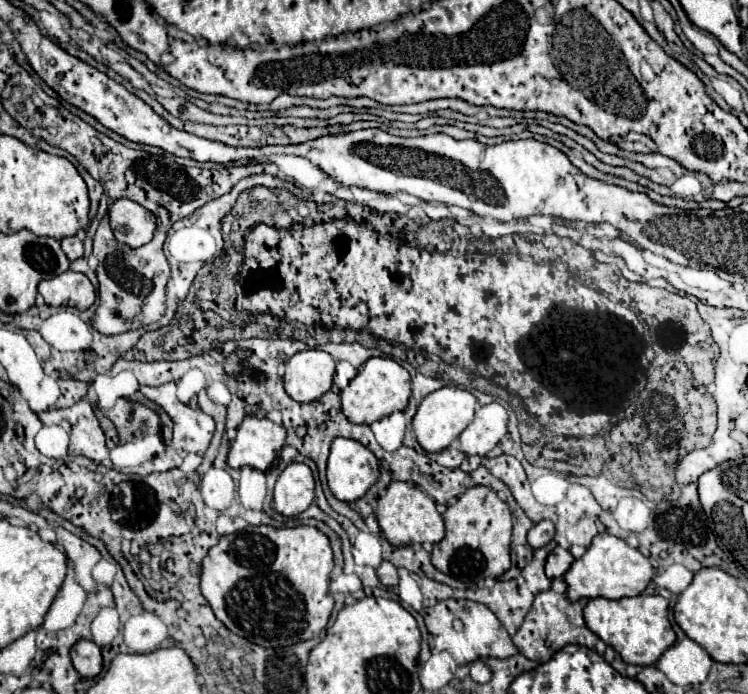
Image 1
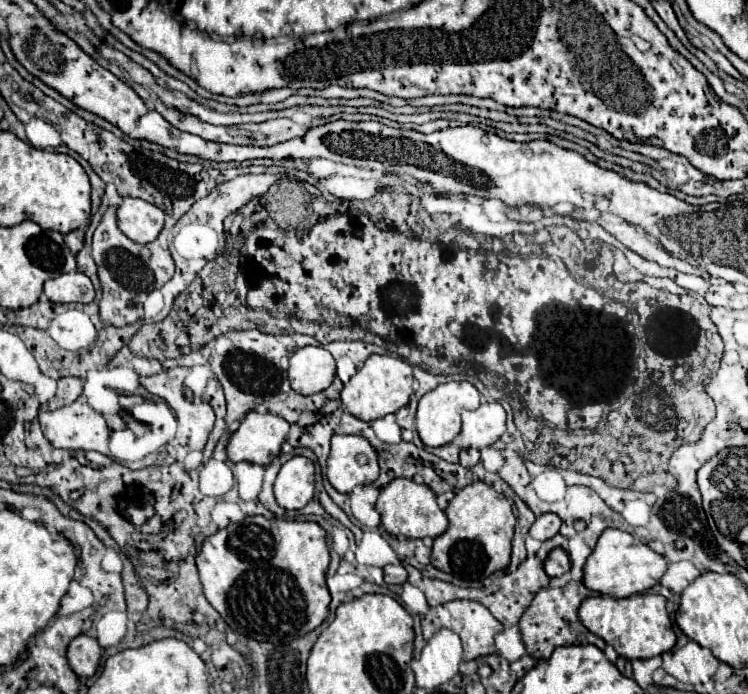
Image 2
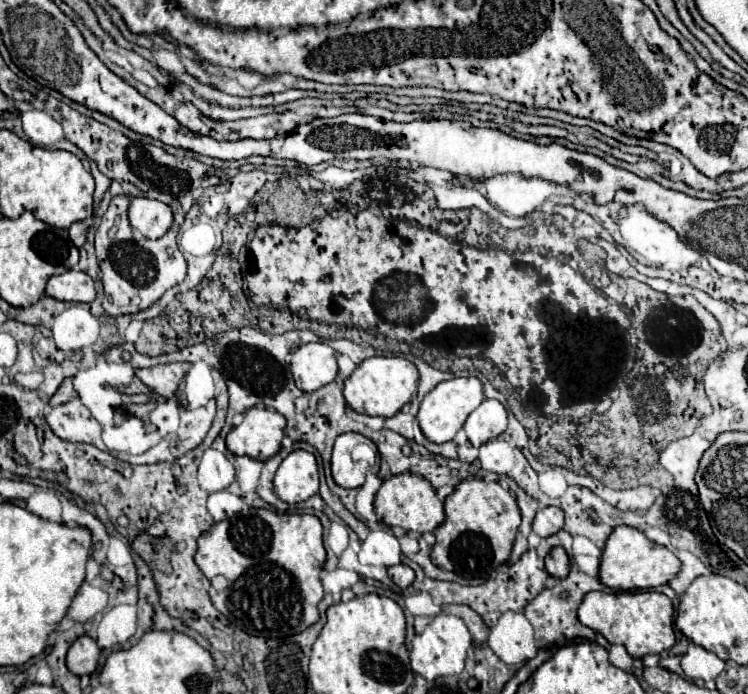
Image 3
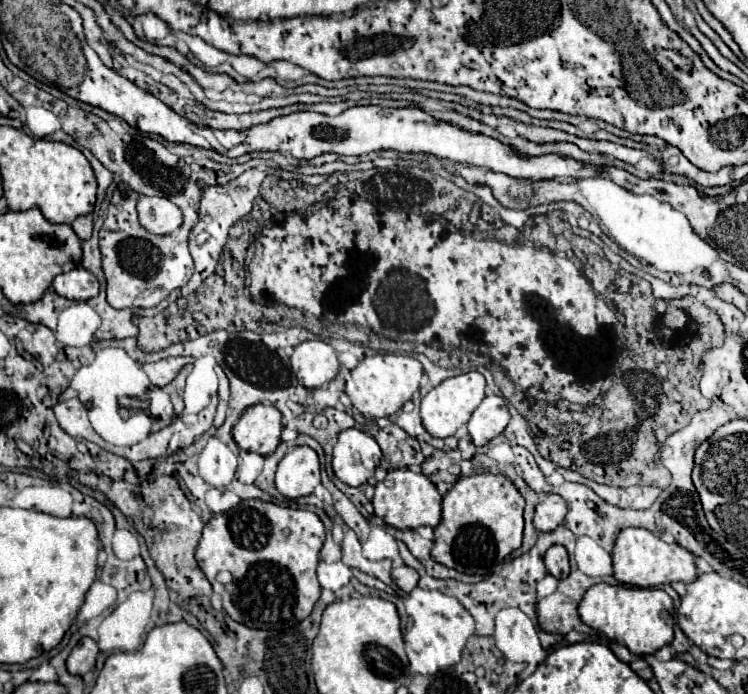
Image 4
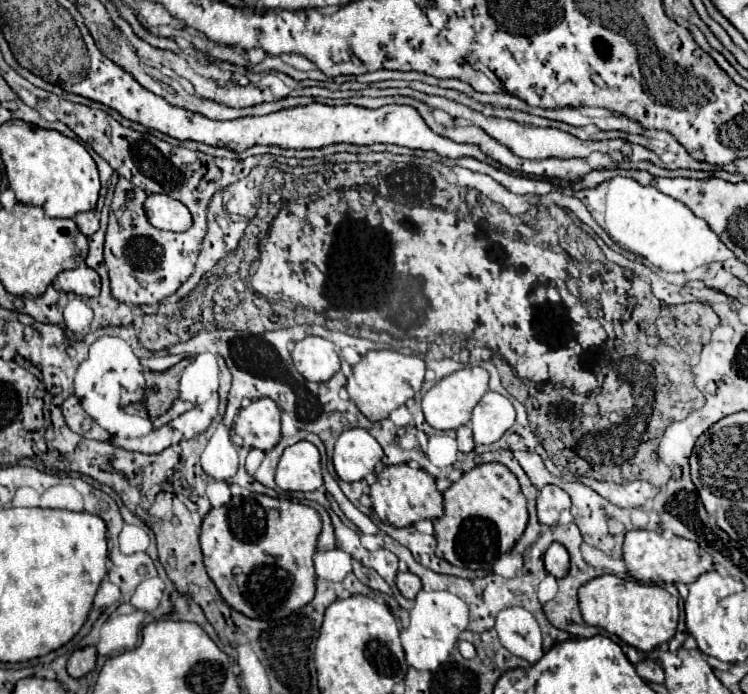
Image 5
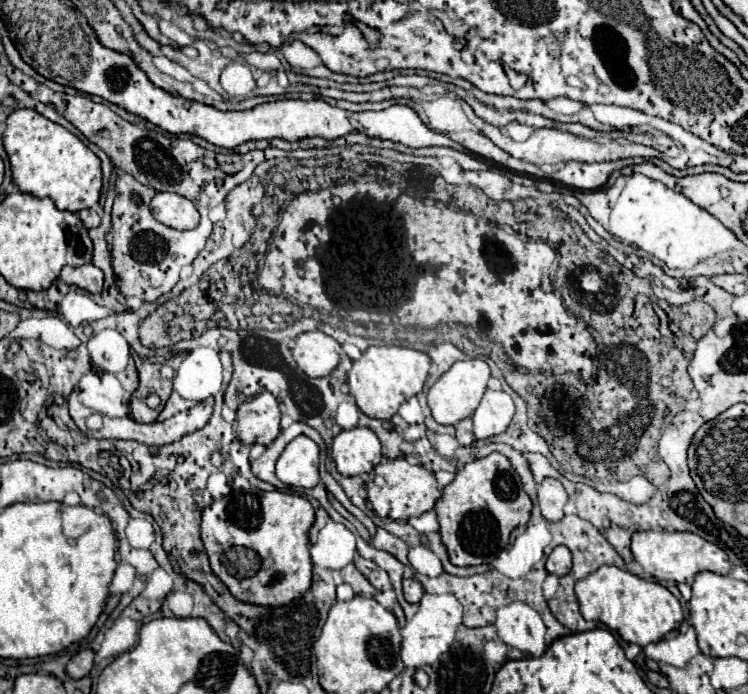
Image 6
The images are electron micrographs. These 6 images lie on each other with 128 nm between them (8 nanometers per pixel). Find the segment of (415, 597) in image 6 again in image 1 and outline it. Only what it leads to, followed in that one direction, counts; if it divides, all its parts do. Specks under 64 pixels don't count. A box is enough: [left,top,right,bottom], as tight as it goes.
[376,562,400,586]

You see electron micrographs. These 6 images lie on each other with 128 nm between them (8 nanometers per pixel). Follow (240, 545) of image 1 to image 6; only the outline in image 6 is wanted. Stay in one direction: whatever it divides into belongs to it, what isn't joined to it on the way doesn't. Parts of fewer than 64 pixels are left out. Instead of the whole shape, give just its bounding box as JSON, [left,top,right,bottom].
[202,488,314,606]

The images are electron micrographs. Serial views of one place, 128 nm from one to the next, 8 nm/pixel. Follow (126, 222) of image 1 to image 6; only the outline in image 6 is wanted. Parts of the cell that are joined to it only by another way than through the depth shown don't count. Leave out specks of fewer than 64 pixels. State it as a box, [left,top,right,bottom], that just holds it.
[150,192,200,230]

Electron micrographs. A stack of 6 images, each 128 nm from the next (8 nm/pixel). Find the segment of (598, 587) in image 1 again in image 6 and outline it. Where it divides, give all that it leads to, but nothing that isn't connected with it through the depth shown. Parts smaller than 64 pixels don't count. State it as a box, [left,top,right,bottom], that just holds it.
[632,532,732,584]

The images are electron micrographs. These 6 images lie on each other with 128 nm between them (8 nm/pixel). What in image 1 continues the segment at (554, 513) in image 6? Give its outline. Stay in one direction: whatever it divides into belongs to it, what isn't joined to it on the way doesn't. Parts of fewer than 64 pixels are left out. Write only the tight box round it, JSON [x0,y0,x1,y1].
[528,520,556,548]

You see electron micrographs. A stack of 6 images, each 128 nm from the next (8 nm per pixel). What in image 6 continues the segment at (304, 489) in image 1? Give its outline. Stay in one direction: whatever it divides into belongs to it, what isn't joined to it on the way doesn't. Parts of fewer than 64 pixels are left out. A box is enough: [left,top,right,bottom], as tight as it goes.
[276,436,318,488]

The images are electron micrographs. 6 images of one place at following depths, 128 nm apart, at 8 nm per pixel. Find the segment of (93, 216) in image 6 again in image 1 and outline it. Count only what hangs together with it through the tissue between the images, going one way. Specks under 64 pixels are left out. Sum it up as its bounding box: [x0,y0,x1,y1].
[60,236,84,260]

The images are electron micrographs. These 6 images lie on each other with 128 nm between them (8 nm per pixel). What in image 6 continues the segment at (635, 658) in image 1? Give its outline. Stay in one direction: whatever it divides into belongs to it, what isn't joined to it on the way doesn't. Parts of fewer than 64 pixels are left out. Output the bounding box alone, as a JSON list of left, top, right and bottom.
[576,566,684,646]

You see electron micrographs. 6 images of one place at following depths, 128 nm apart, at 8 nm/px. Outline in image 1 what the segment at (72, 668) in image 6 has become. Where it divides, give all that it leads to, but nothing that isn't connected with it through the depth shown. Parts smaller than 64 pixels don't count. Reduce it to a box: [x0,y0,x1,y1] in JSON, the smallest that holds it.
[70,640,102,678]

